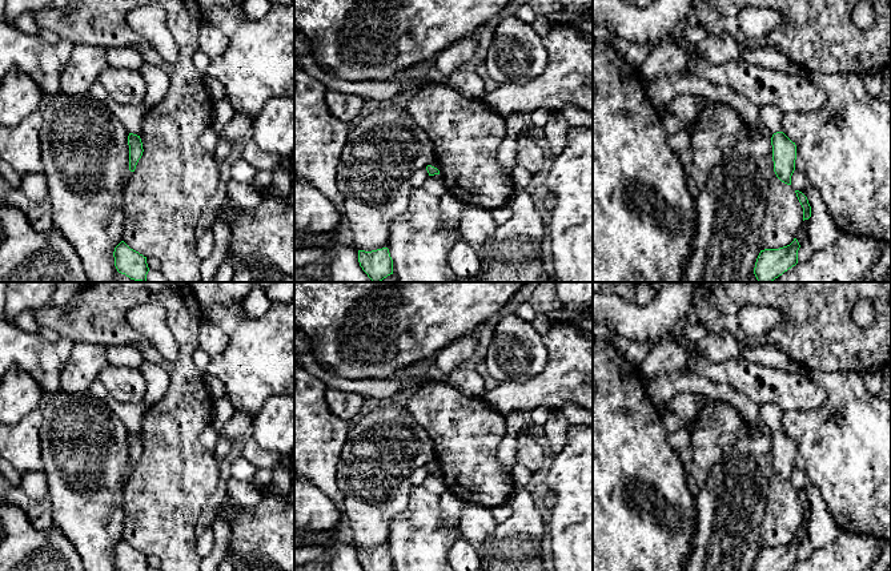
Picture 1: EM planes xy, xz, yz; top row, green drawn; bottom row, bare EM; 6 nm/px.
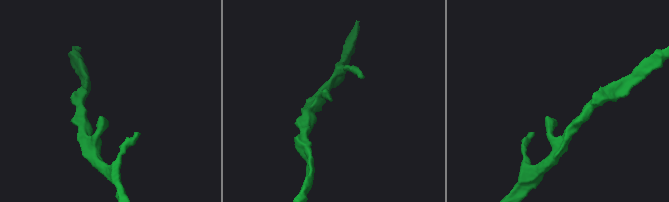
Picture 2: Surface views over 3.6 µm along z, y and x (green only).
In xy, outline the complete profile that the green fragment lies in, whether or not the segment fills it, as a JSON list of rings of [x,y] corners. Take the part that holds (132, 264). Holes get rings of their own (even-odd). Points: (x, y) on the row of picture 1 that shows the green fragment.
[[[124,241],[115,248],[113,257],[119,273],[125,274],[131,280],[147,282],[149,272],[147,257],[131,249]]]

